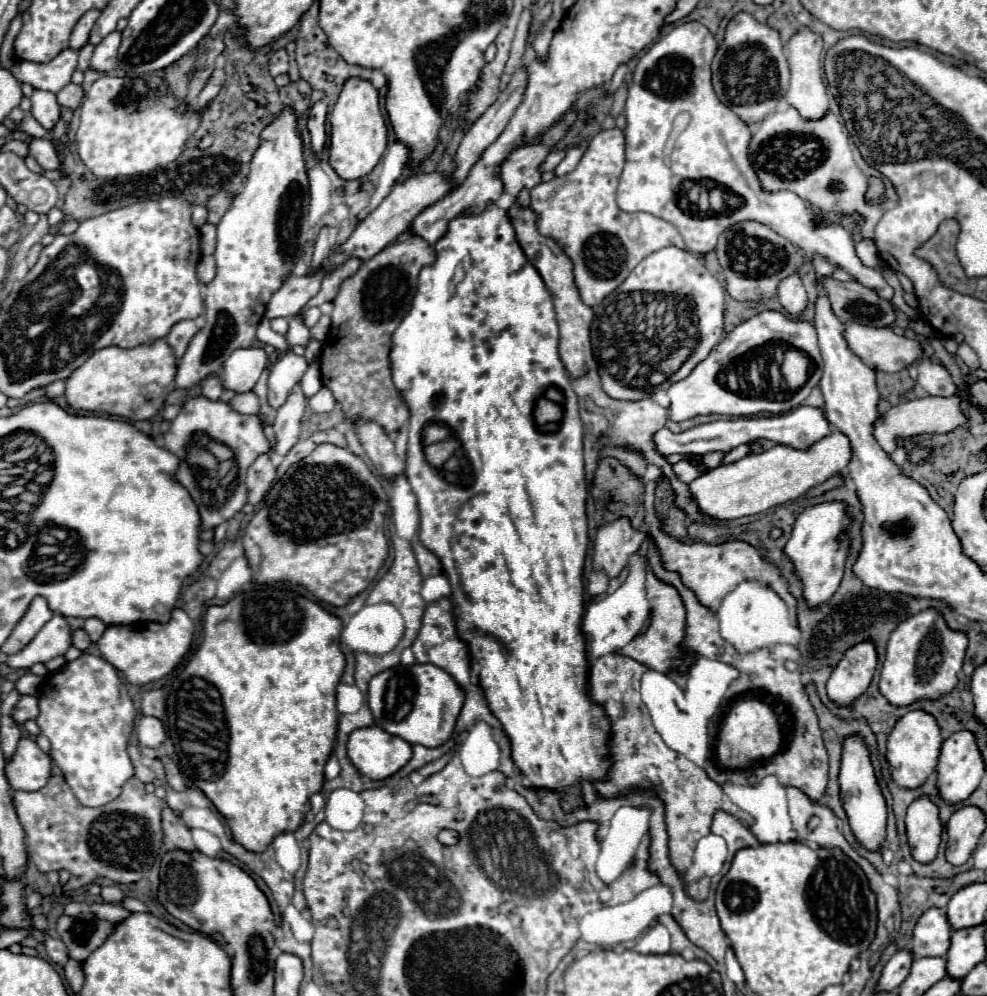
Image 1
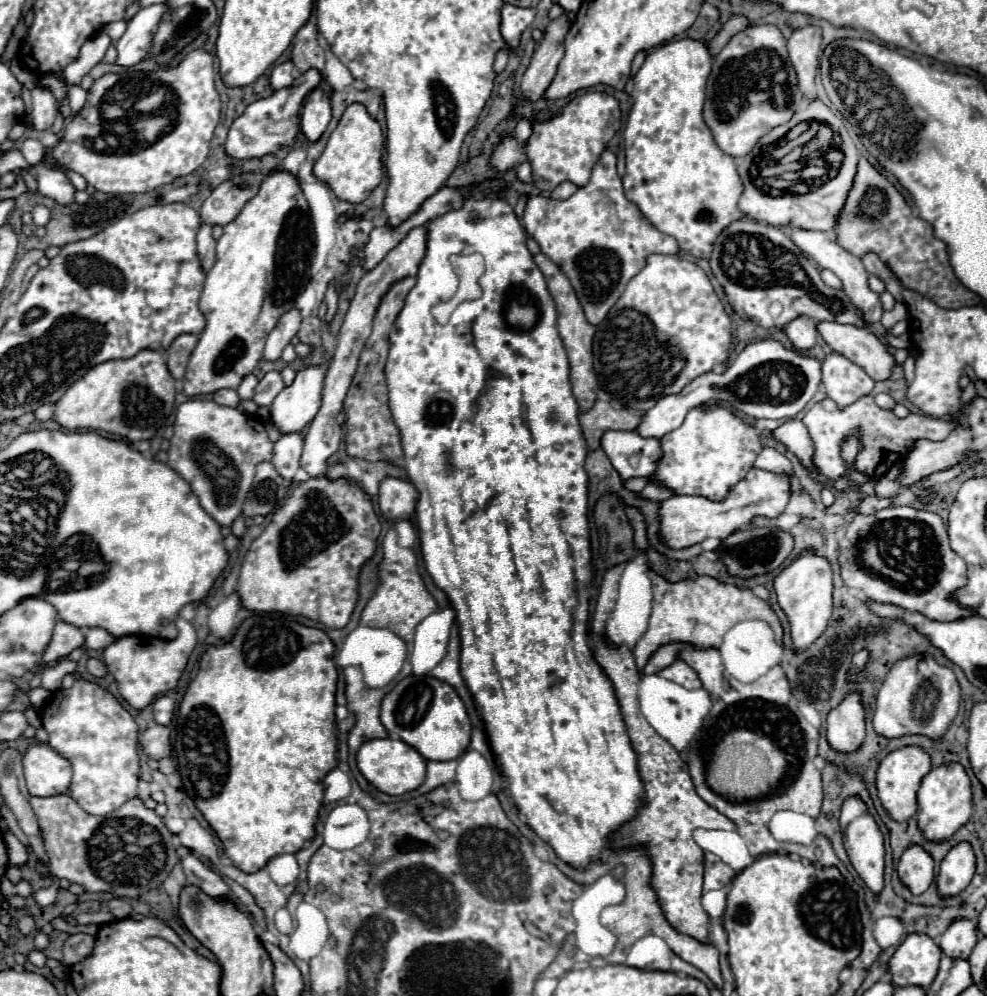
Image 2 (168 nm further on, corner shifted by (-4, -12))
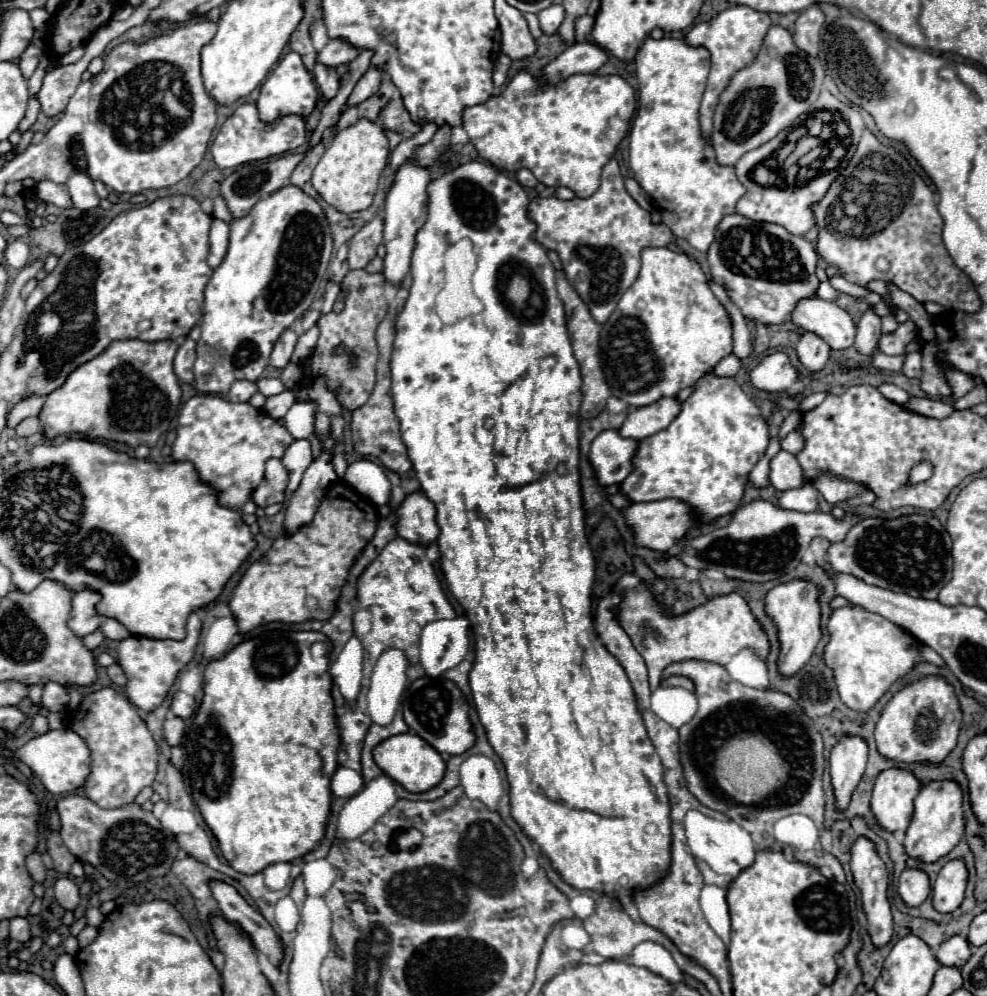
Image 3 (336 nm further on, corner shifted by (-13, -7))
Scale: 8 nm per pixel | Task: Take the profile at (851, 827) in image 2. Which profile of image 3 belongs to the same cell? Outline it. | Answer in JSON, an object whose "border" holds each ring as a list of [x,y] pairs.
{"border":[[[860,835],[854,845],[852,845],[852,873],[854,873],[854,883],[862,891],[862,905],[868,917],[868,931],[872,935],[872,941],[876,947],[882,947],[890,941],[892,937],[892,911],[890,911],[890,901],[888,901],[888,869],[882,857],[876,851],[876,843],[870,841],[868,837]]]}

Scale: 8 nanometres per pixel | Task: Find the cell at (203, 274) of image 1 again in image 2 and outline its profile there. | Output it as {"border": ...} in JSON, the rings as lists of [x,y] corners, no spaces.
{"border":[[[203,224],[197,234],[197,256],[205,272],[209,272],[215,264],[215,238],[211,236],[211,226]]]}

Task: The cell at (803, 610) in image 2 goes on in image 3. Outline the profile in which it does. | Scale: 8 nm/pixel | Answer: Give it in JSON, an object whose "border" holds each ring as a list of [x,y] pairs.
{"border":[[[792,579],[788,583],[776,585],[768,591],[766,595],[766,611],[778,625],[778,637],[780,637],[780,659],[778,659],[778,669],[784,675],[798,673],[812,657],[822,631],[822,611],[820,611],[820,589],[816,583],[808,579]]]}

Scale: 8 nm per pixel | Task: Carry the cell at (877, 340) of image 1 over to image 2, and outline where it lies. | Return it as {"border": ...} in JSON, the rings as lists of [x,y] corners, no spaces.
{"border":[[[819,322],[817,332],[833,352],[859,364],[873,380],[887,380],[891,376],[895,360],[887,346],[867,328],[839,322]]]}

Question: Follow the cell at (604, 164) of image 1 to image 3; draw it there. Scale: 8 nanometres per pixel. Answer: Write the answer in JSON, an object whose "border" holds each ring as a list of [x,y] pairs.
{"border":[[[610,159],[602,171],[602,185],[586,199],[562,201],[558,197],[536,197],[528,213],[538,225],[536,241],[558,253],[568,281],[588,305],[598,323],[606,323],[622,293],[636,281],[640,253],[646,247],[668,247],[676,241],[666,223],[654,223],[650,211],[642,209],[626,191],[618,161]]]}

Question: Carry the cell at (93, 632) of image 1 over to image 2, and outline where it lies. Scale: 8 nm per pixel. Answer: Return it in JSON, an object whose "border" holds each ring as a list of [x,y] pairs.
{"border":[[[91,628],[91,630],[87,632],[85,646],[91,648],[91,650],[103,650],[103,648],[107,648],[113,640],[115,640],[115,636],[109,634],[107,630],[103,630],[103,628]]]}

